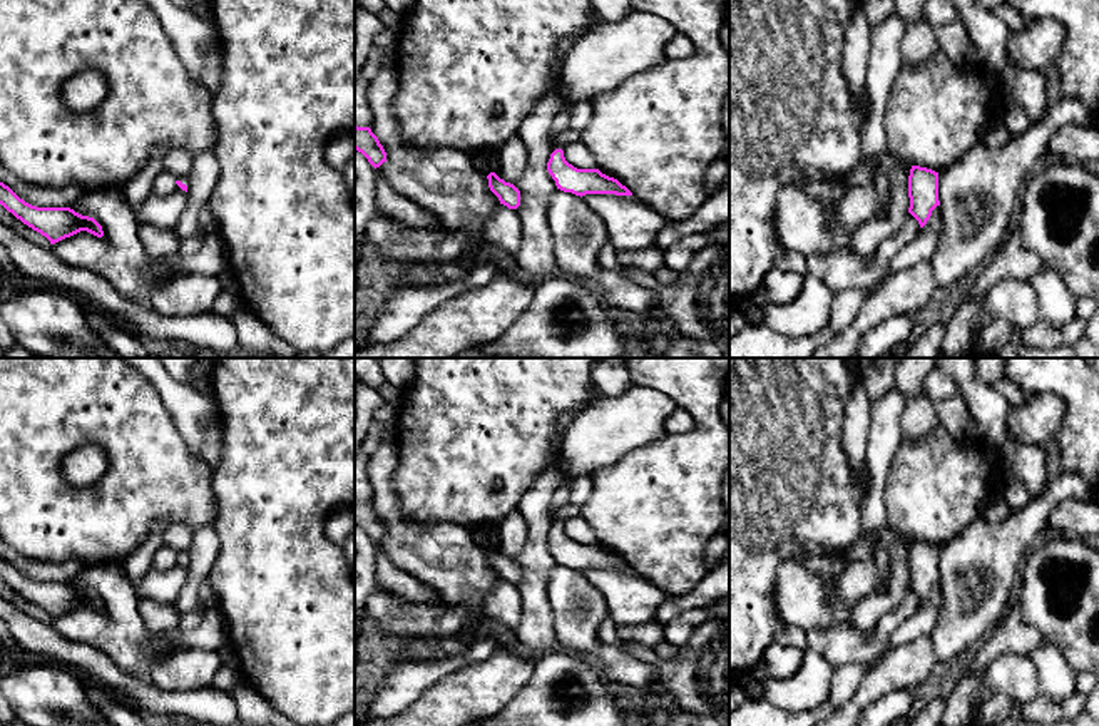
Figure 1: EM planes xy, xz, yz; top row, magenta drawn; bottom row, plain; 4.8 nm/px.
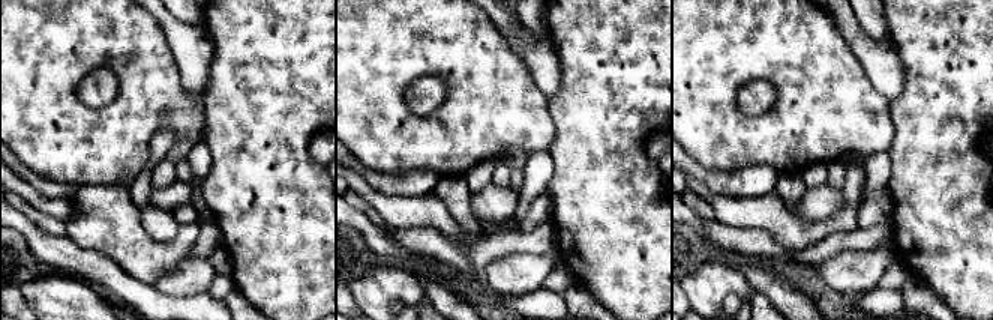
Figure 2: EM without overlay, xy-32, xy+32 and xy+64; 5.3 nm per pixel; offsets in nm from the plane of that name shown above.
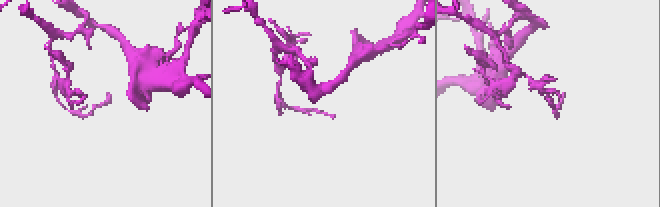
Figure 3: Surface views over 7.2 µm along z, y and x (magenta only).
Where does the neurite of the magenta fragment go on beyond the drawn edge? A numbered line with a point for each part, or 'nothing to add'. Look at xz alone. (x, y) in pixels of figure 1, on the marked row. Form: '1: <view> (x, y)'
1: xz (562, 139)

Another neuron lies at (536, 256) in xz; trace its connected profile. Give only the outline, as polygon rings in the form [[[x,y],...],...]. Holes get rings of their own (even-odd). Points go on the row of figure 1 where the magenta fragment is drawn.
[[[584,32],[574,33],[559,43],[552,67],[552,87],[537,100],[517,130],[527,146],[529,161],[524,174],[514,182],[520,191],[520,206],[515,211],[522,222],[522,241],[514,258],[525,274],[542,279],[554,276],[557,269],[554,239],[547,224],[547,207],[557,186],[547,171],[547,162],[554,152],[549,141],[554,119],[567,104],[560,92],[560,67],[582,35]]]

